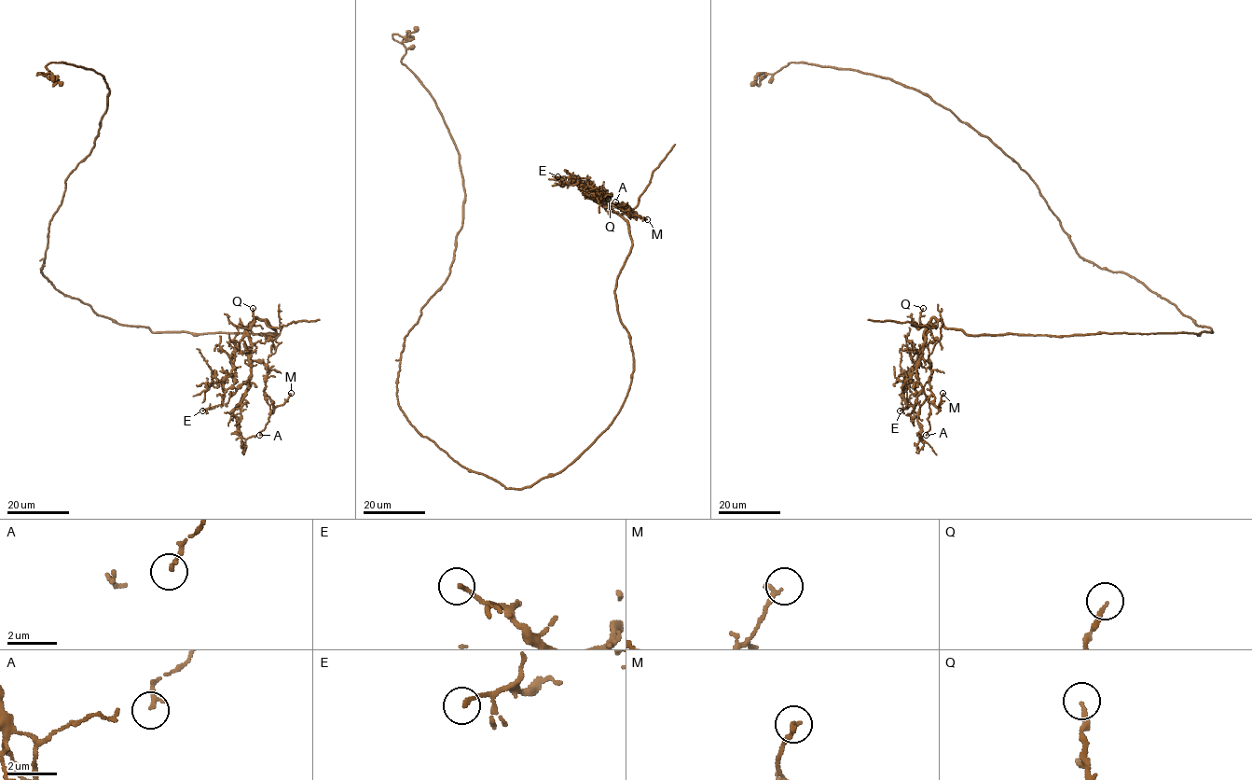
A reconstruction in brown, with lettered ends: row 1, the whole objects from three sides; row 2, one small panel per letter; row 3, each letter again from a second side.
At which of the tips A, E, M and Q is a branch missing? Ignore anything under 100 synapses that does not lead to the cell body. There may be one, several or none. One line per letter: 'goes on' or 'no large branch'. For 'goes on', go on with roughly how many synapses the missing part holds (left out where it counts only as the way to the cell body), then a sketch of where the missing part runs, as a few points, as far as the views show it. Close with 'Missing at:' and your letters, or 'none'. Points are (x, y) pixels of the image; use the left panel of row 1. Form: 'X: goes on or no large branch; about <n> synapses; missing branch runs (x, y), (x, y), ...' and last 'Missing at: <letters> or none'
A: no large branch
E: no large branch
M: no large branch
Q: no large branch
Missing at: none

